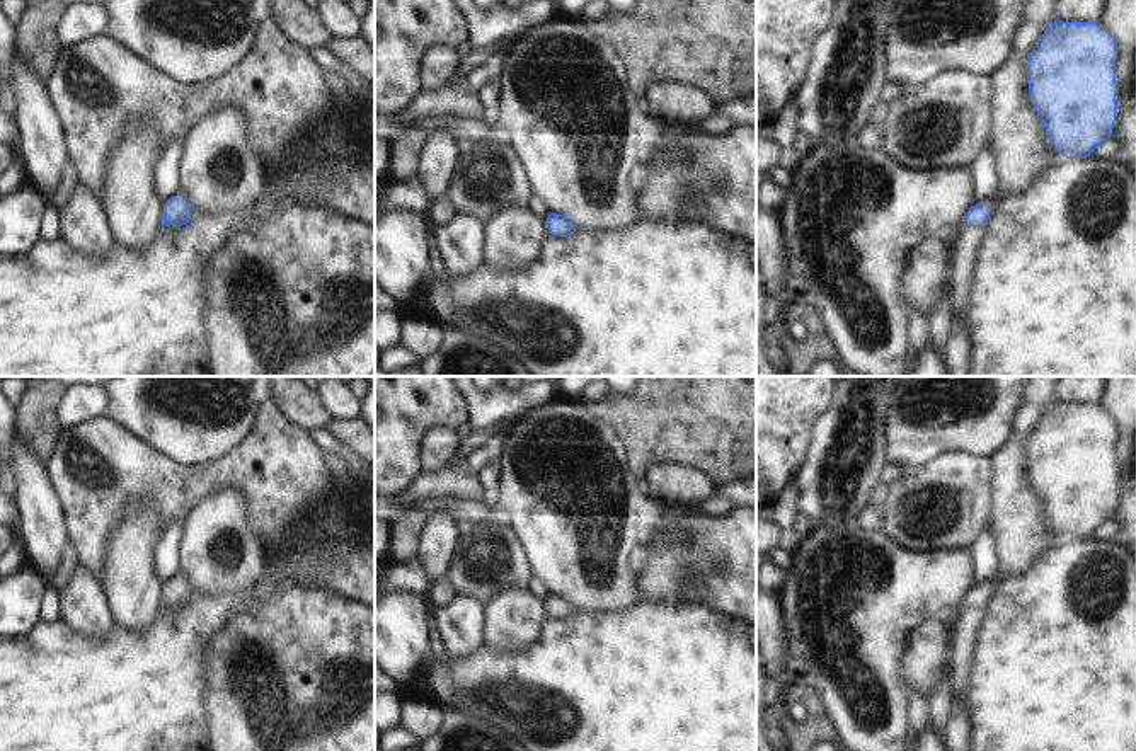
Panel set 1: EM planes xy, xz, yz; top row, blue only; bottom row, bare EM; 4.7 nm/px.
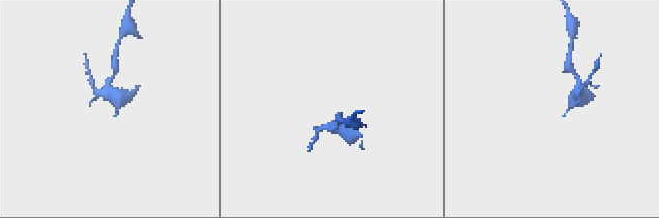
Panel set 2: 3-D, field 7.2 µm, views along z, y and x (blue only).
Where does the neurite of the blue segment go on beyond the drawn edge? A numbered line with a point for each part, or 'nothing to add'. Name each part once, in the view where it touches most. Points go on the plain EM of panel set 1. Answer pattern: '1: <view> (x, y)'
1: xy (171, 613).

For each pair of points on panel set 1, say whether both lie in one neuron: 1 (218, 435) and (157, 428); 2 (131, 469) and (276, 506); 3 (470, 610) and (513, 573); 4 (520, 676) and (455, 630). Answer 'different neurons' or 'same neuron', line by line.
1: same neuron
2: same neuron
3: different neurons
4: different neurons

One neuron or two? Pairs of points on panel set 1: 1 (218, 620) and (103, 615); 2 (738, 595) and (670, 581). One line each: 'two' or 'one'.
1: two
2: two

